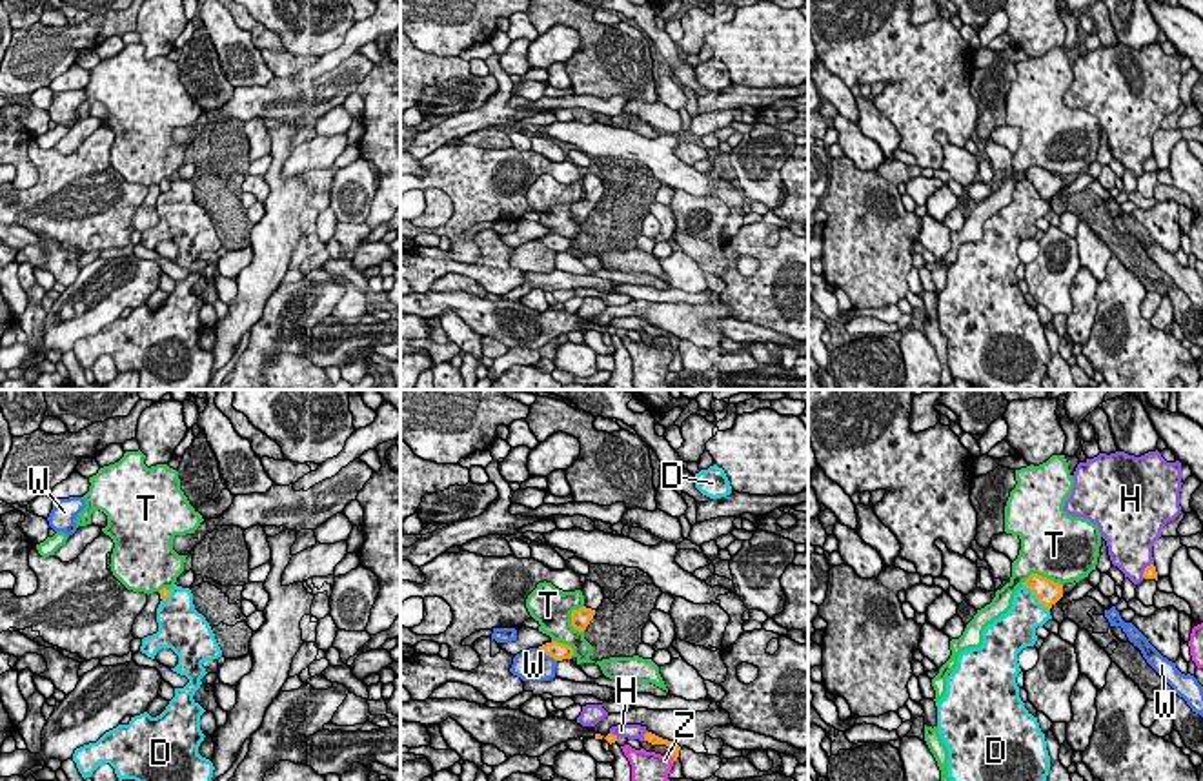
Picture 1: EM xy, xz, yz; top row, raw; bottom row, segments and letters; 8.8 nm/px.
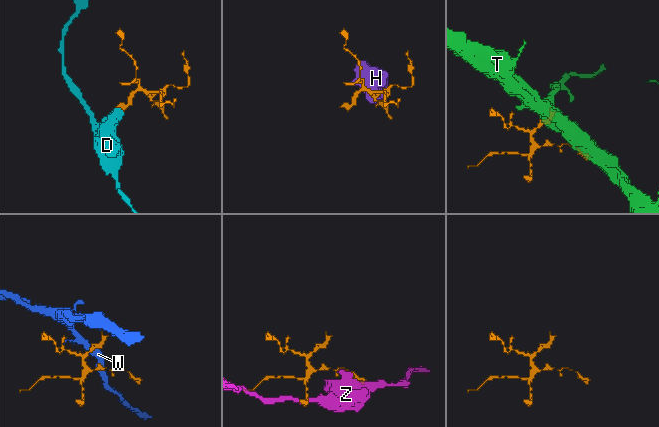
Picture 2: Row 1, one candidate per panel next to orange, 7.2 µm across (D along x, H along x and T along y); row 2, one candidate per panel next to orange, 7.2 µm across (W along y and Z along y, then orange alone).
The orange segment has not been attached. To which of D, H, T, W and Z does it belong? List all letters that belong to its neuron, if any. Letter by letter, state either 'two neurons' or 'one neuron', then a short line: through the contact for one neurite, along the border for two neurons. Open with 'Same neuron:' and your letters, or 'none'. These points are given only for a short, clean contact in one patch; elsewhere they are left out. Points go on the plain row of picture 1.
Same neuron: none
D: two neurons; line yz (1023, 175), (1049, 202)
H: two neurons
T: two neurons
W: two neurons
Z: two neurons

